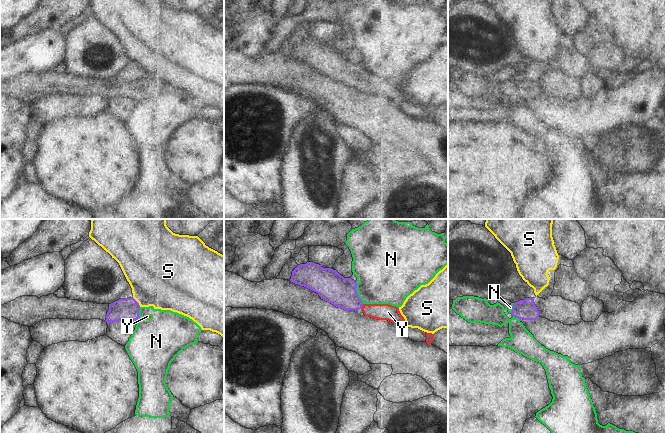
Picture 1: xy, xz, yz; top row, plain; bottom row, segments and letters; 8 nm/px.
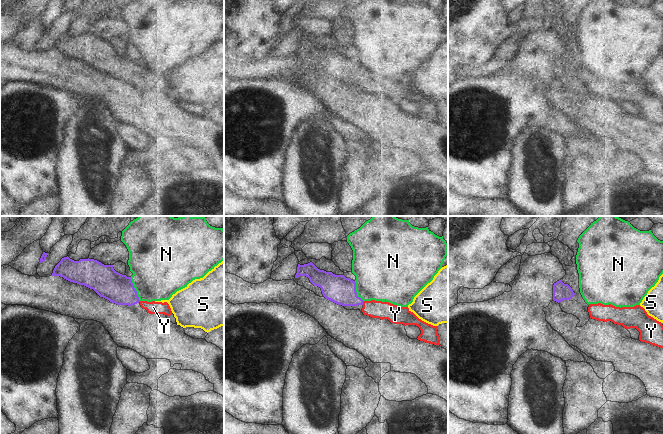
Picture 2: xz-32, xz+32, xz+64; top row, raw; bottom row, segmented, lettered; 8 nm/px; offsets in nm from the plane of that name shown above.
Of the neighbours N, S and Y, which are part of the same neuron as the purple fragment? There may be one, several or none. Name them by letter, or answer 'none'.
Y

